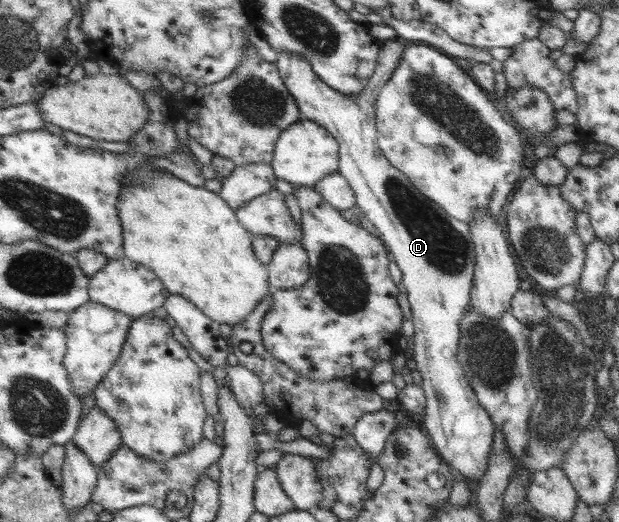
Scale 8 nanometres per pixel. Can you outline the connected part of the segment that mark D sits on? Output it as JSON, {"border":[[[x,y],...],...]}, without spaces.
{"border":[[[393,39],[383,42],[382,52],[379,55],[379,65],[370,84],[356,96],[347,96],[331,85],[322,81],[315,72],[311,62],[304,56],[293,52],[278,52],[277,66],[284,78],[287,88],[299,102],[302,118],[315,121],[324,126],[339,141],[340,165],[339,172],[348,180],[352,191],[356,194],[357,206],[372,225],[381,233],[394,261],[403,273],[403,285],[411,307],[411,321],[414,325],[414,359],[417,370],[421,372],[421,387],[427,398],[427,408],[424,417],[424,426],[438,450],[440,457],[448,466],[451,466],[457,475],[474,481],[476,484],[491,468],[491,453],[495,443],[496,429],[491,415],[479,403],[463,365],[458,359],[460,349],[460,324],[464,316],[471,309],[471,291],[475,280],[477,253],[473,242],[472,232],[468,222],[451,214],[438,205],[432,198],[422,194],[405,173],[402,173],[385,156],[380,149],[377,126],[376,102],[380,90],[391,80],[396,69],[403,61],[406,46]]]}

